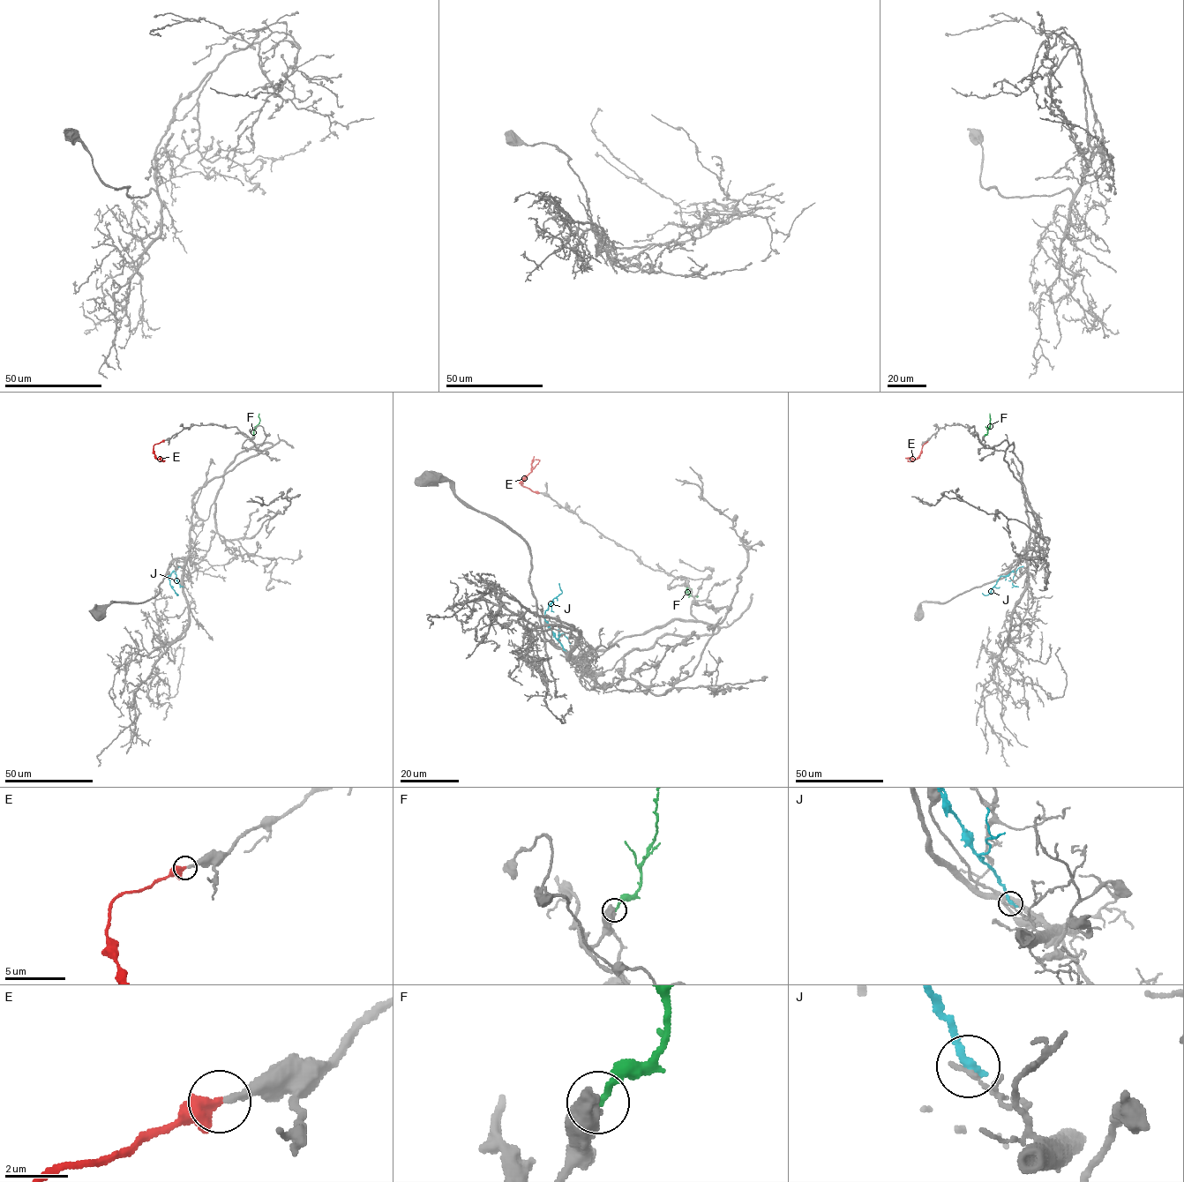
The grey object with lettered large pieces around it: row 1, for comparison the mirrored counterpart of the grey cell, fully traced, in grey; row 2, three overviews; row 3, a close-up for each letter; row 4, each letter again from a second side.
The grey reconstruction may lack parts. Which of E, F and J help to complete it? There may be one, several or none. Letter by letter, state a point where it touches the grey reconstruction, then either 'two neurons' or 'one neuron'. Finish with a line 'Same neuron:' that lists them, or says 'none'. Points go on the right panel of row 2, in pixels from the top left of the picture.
E: meets grey at (927, 440); one neuron
F: meets grey at (984, 437); two neurons
J: meets grey at (1022, 566); two neurons
Same neuron: E

